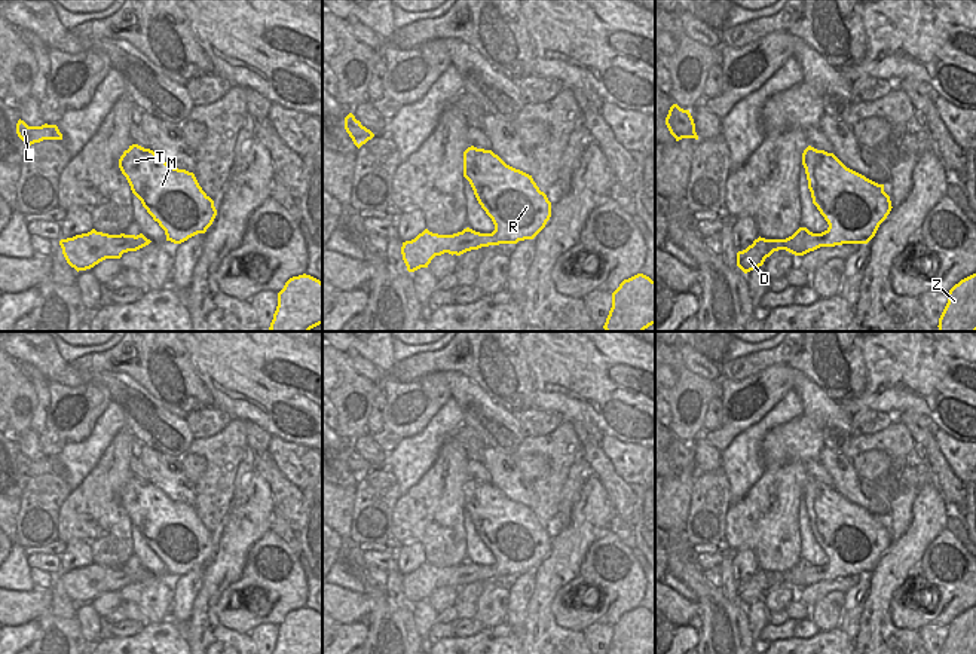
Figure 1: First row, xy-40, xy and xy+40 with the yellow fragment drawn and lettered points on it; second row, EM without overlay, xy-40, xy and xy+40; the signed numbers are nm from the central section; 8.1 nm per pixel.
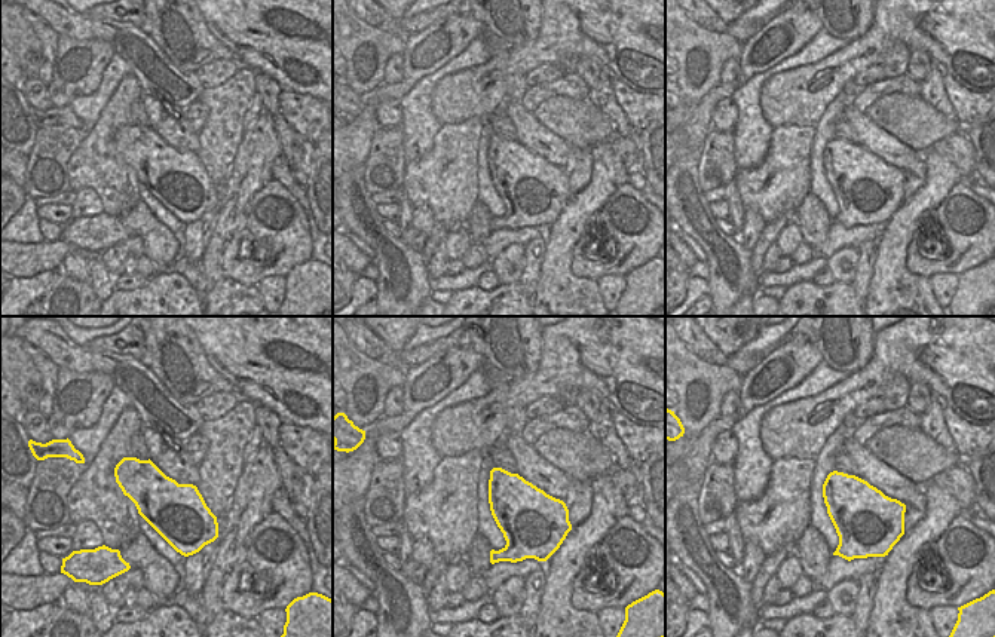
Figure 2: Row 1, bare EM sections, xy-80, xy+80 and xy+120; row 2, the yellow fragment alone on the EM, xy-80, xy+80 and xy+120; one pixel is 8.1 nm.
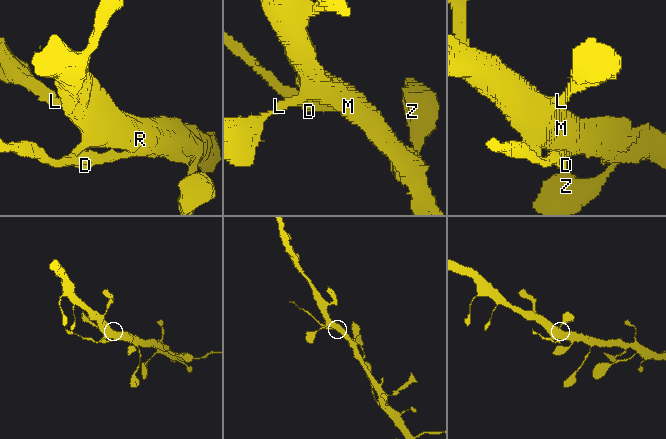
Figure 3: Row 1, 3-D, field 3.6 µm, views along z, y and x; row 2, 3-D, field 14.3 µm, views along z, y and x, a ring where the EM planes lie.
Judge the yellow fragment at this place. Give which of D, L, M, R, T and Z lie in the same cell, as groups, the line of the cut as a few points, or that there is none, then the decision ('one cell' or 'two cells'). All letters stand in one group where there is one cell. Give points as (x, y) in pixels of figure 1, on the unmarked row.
D / L M R T Z | xy (462, 564), (467, 571), (456, 578), (453, 586) | two cells

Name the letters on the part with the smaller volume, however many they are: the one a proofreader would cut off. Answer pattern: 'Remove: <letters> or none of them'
Remove: D

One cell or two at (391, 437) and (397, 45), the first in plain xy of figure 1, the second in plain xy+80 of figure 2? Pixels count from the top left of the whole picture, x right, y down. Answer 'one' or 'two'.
two

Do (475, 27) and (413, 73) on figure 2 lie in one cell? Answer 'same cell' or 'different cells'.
same cell

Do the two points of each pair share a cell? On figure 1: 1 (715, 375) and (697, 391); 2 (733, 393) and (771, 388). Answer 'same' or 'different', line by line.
1: different
2: same

